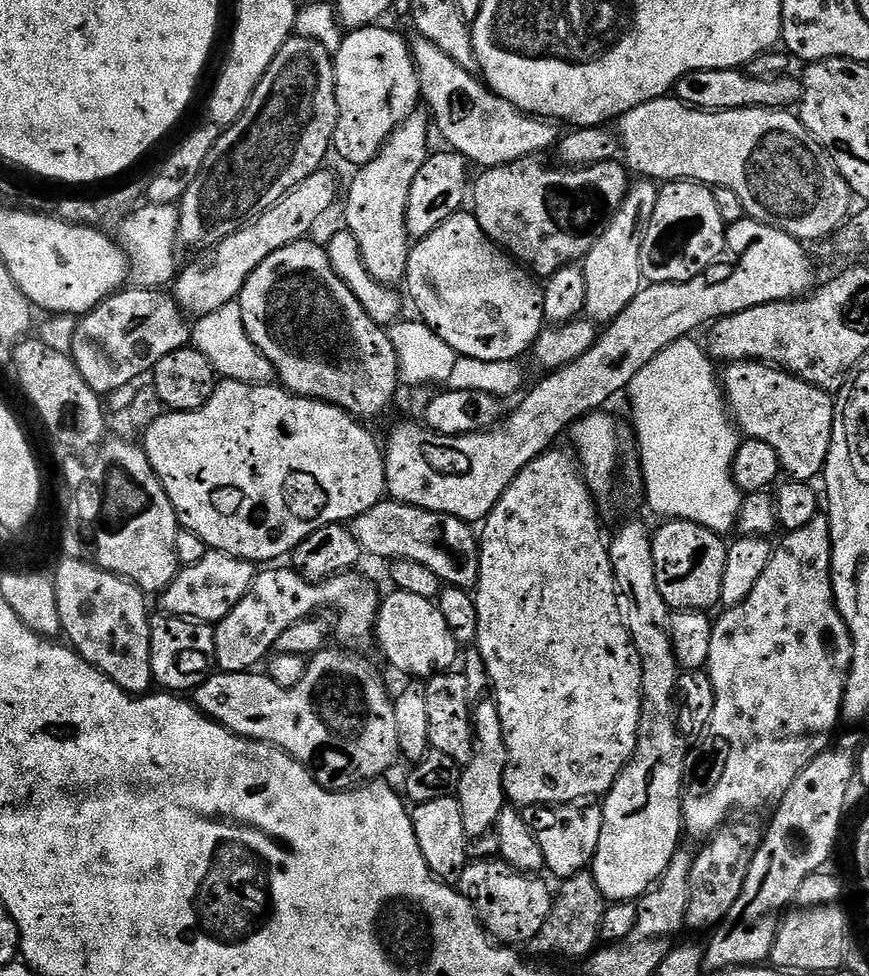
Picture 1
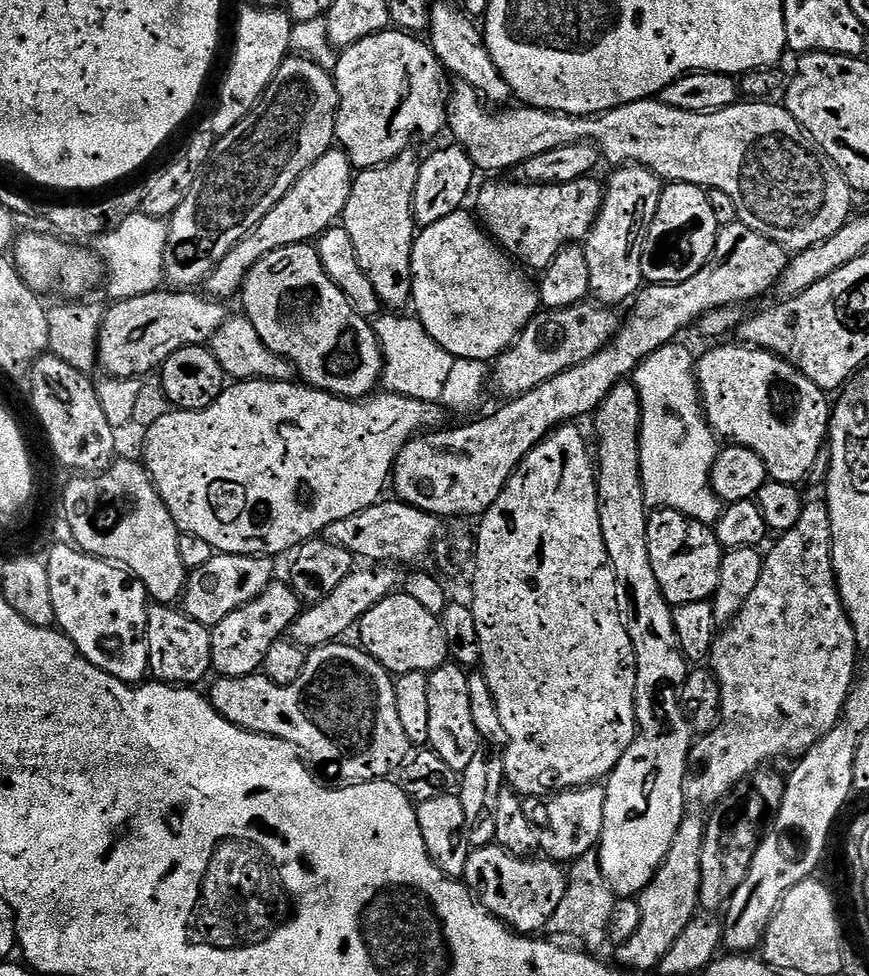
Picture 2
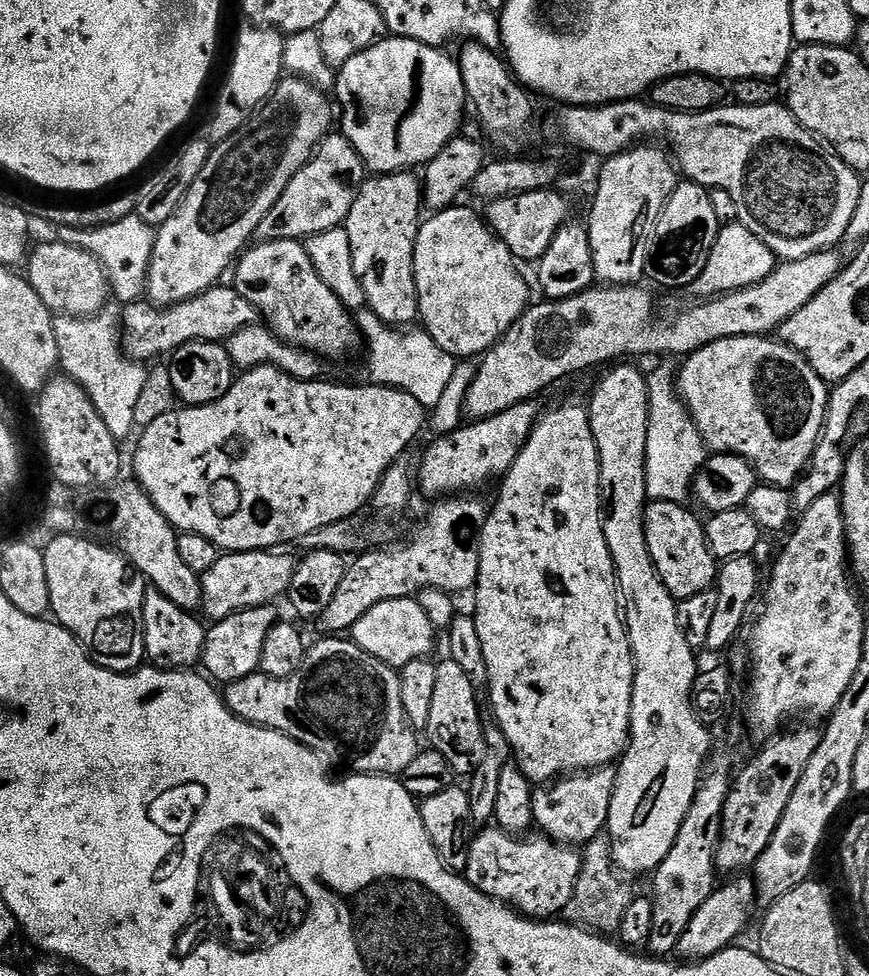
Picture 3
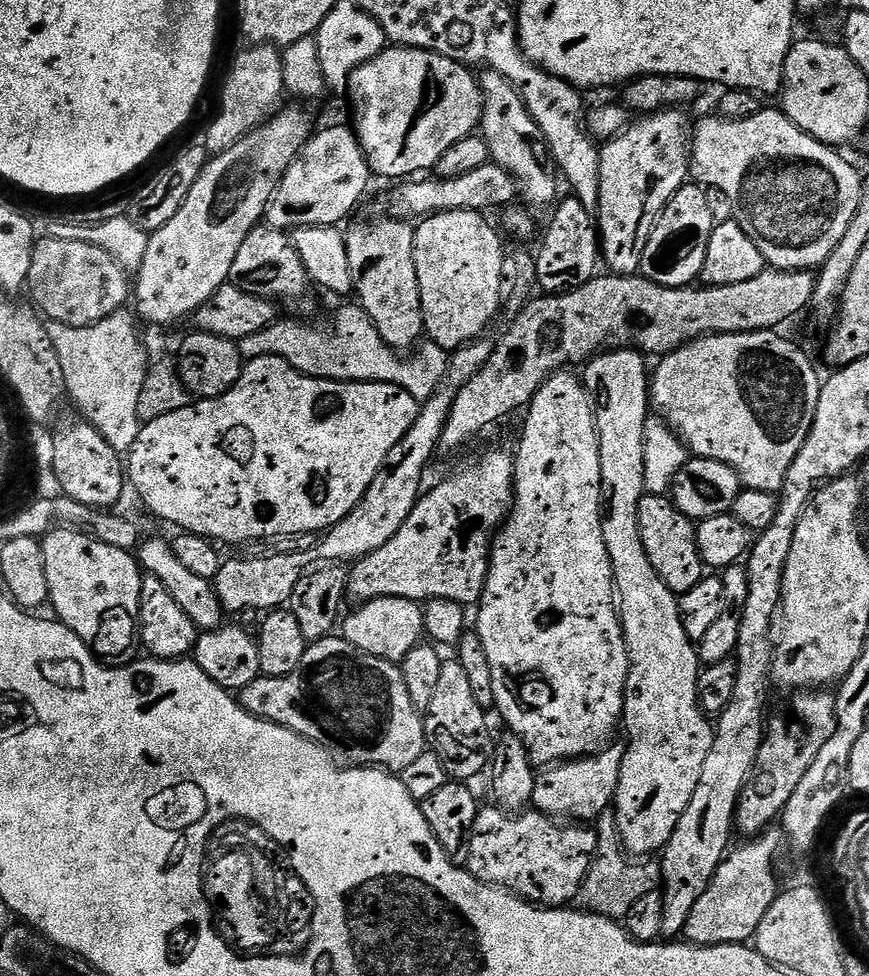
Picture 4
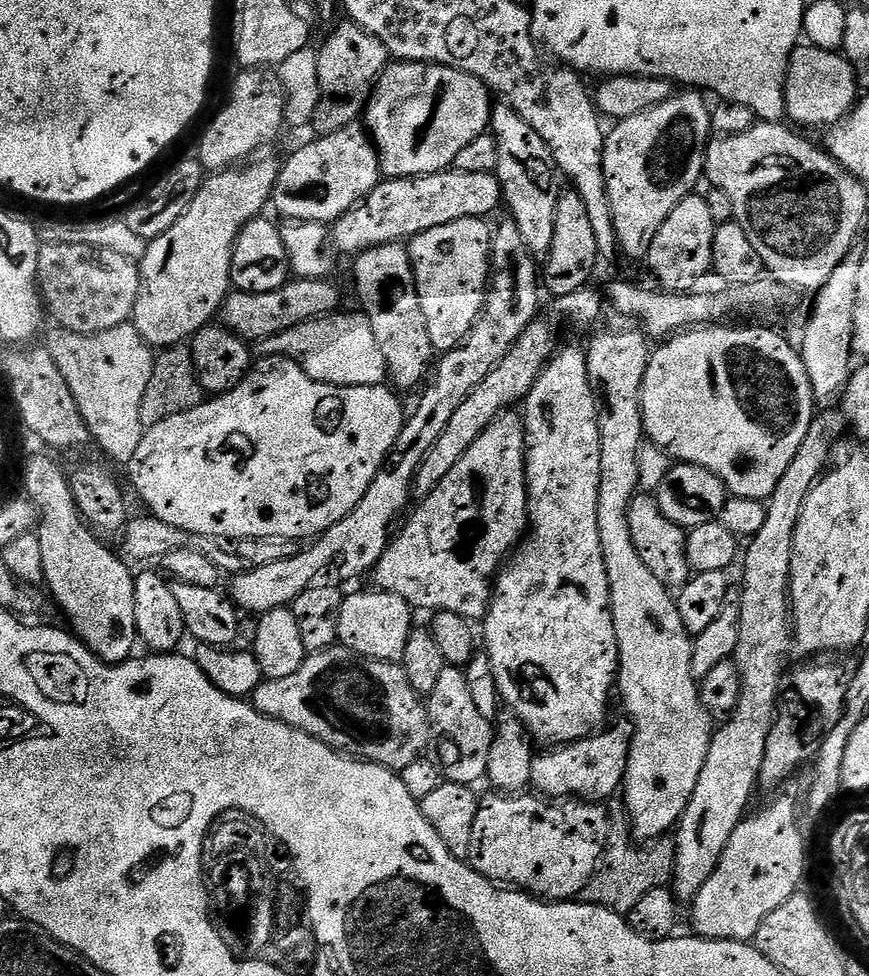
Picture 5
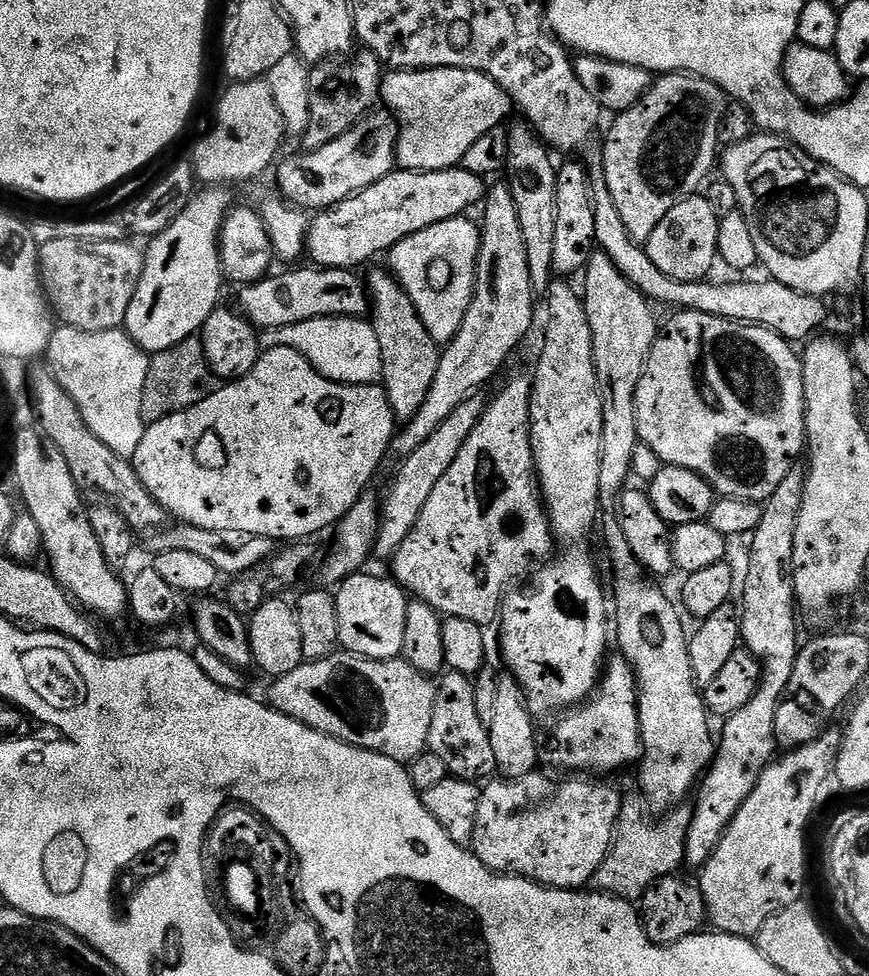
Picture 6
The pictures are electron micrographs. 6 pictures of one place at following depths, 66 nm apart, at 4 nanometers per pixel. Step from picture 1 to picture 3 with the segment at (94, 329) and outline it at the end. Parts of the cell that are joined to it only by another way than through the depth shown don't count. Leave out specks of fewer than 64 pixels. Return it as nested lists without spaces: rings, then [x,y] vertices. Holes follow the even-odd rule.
[[[235,286],[224,287],[208,288],[181,304],[157,306],[151,302],[137,302],[127,305],[122,312],[122,343],[126,355],[131,360],[152,362],[195,340],[215,344],[227,342],[238,330],[257,323],[256,308],[238,294]]]

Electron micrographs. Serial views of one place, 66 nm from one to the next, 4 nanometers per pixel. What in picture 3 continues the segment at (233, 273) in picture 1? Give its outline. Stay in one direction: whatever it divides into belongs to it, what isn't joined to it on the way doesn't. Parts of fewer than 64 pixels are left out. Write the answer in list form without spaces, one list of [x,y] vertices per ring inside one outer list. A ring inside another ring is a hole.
[[[342,134],[325,136],[324,141],[316,147],[315,156],[304,163],[302,170],[298,170],[298,174],[294,174],[294,178],[290,178],[290,186],[286,186],[286,190],[282,190],[282,198],[278,198],[278,202],[274,202],[270,214],[266,214],[266,218],[262,218],[262,222],[256,227],[256,236],[261,241],[298,240],[304,242],[309,236],[341,227],[348,219],[350,206],[354,206],[354,198],[360,192],[365,179],[366,169],[362,158],[358,154],[358,150],[354,150],[354,146],[350,146],[347,138]]]

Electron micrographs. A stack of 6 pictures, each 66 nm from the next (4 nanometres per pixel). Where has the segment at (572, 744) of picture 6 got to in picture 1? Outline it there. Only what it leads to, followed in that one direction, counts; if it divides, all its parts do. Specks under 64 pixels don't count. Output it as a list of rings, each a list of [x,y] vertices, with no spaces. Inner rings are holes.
[[[577,802],[575,804],[536,804],[532,808],[523,809],[526,826],[530,826],[534,838],[538,838],[538,847],[542,850],[544,859],[543,867],[549,868],[557,876],[557,881],[563,882],[569,880],[574,874],[589,871],[592,859],[596,857],[598,838],[602,838],[604,810],[600,806],[588,807],[592,806],[585,806],[583,803]]]

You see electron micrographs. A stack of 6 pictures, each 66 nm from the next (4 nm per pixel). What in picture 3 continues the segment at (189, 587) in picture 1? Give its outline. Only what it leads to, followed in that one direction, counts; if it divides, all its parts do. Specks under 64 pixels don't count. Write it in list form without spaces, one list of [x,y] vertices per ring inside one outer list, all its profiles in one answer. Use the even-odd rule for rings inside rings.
[[[261,550],[259,552],[230,552],[221,554],[218,562],[210,566],[200,576],[202,586],[202,612],[209,616],[209,621],[225,620],[236,612],[241,612],[247,608],[257,608],[263,604],[272,604],[276,599],[283,597],[290,586],[290,578],[294,578],[297,557],[287,556],[284,550]]]

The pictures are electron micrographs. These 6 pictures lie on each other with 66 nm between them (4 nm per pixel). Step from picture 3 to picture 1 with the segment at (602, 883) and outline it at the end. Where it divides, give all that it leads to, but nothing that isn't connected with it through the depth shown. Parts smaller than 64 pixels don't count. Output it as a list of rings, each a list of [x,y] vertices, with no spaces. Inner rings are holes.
[[[591,871],[579,872],[563,881],[555,893],[552,909],[542,922],[542,930],[530,941],[540,956],[581,956],[587,957],[597,947],[600,940],[600,923],[606,907],[604,895],[598,890]]]

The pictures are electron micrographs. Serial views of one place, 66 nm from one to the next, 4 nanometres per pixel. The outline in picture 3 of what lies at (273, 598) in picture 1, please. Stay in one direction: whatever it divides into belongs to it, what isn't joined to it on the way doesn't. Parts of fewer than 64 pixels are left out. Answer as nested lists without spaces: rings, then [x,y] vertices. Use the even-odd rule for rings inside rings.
[[[272,604],[247,608],[234,613],[230,618],[215,621],[211,625],[212,628],[209,627],[205,631],[200,664],[203,671],[217,685],[223,686],[238,678],[246,678],[250,673],[259,669],[262,645],[266,642],[266,634],[270,634],[270,630],[278,622],[278,616],[276,616],[274,609]]]

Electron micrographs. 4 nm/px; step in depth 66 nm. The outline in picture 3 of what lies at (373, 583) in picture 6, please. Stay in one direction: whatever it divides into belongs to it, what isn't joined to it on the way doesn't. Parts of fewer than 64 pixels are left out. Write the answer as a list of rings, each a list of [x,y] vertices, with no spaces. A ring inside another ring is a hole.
[[[416,598],[378,602],[378,606],[366,610],[366,614],[362,614],[362,618],[358,618],[358,622],[350,629],[353,644],[397,670],[406,666],[406,662],[431,657],[431,652],[436,648],[436,636],[438,629],[430,622],[430,618],[426,618]]]

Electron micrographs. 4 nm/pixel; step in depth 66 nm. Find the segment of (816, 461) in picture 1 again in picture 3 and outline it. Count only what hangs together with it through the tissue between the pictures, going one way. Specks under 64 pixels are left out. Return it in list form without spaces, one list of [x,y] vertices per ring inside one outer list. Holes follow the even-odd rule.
[[[739,336],[738,338],[722,338],[722,342],[710,342],[710,346],[702,346],[697,352],[692,352],[683,361],[684,364],[678,368],[678,391],[680,399],[684,401],[688,412],[692,415],[696,429],[700,431],[700,436],[704,439],[705,445],[713,453],[725,452],[746,458],[746,462],[752,464],[757,477],[763,483],[773,484],[779,488],[791,489],[792,485],[800,479],[802,473],[807,469],[808,461],[812,459],[812,451],[820,437],[820,431],[824,429],[824,418],[828,413],[828,397],[830,395],[829,385],[824,383],[822,378],[812,369],[804,358],[800,356],[790,345],[784,343],[779,338],[769,338],[768,336]]]

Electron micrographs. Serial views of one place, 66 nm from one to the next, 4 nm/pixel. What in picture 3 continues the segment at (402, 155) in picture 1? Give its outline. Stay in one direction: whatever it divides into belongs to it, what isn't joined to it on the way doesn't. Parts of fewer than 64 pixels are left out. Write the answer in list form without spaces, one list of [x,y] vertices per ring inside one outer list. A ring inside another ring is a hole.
[[[415,171],[385,172],[365,179],[360,192],[354,198],[354,206],[350,206],[348,219],[342,227],[350,238],[350,255],[354,258],[354,274],[358,274],[358,282],[362,282],[362,290],[366,290],[367,311],[378,314],[382,322],[393,326],[408,326],[419,317],[420,303],[414,278],[414,250],[416,239],[422,223],[422,180]]]

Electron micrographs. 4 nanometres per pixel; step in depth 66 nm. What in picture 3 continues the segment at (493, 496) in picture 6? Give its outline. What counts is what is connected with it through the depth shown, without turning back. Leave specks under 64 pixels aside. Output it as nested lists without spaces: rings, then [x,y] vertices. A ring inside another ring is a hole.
[[[456,494],[451,498],[440,498],[424,520],[412,532],[412,540],[391,546],[380,546],[375,550],[361,552],[356,560],[347,565],[342,586],[330,606],[318,618],[318,624],[328,634],[347,633],[378,602],[406,600],[422,590],[437,588],[443,592],[459,594],[475,589],[480,565],[480,531],[486,522],[489,509],[472,494]]]

